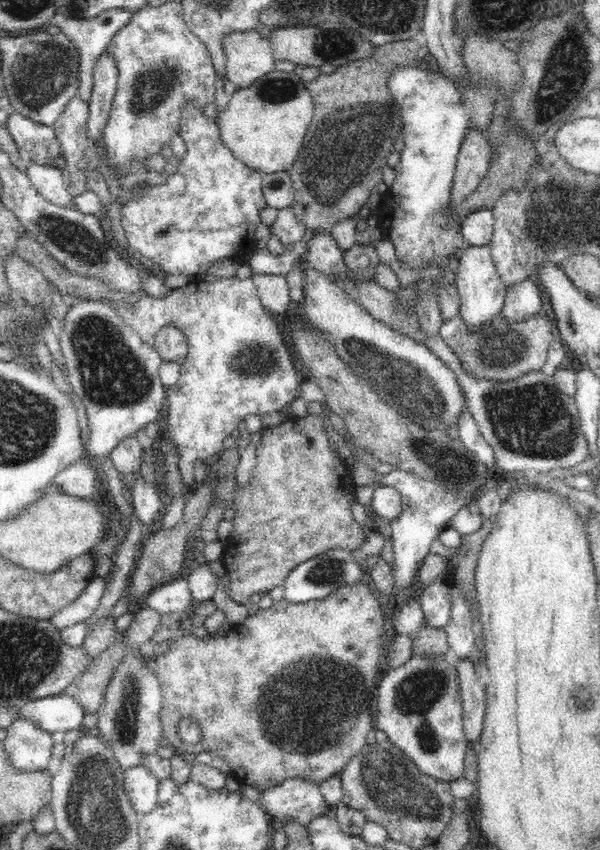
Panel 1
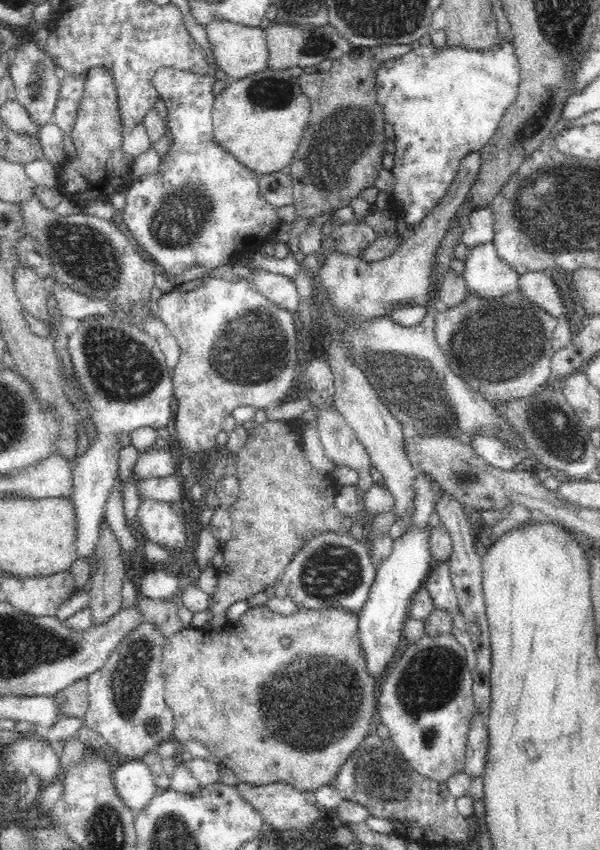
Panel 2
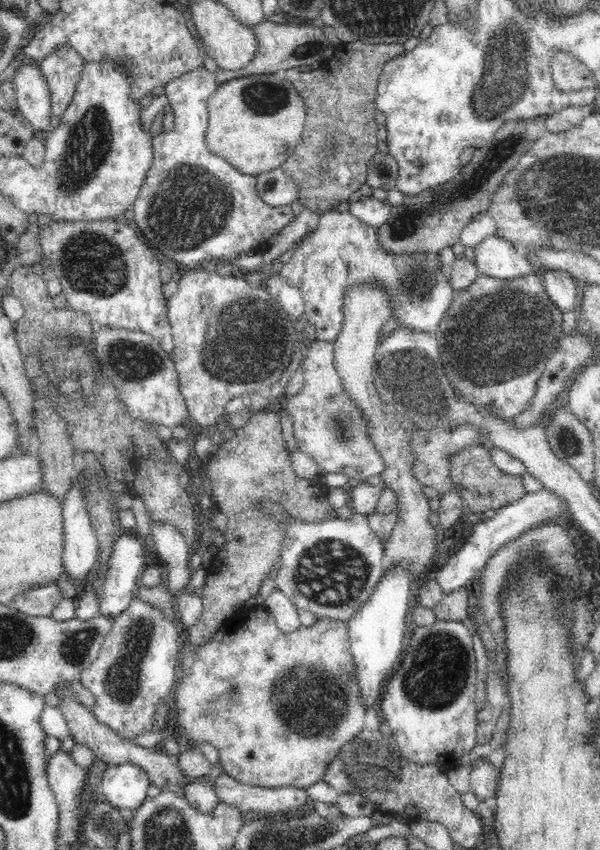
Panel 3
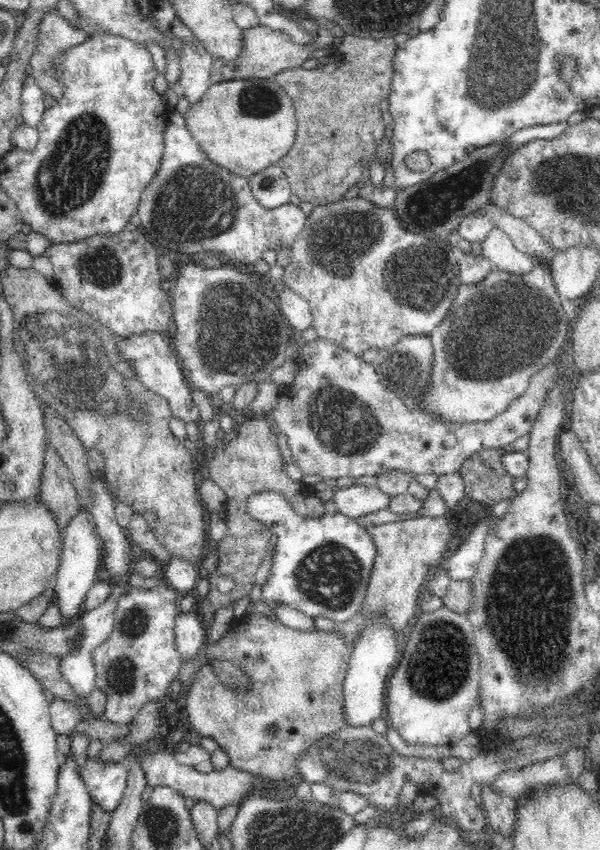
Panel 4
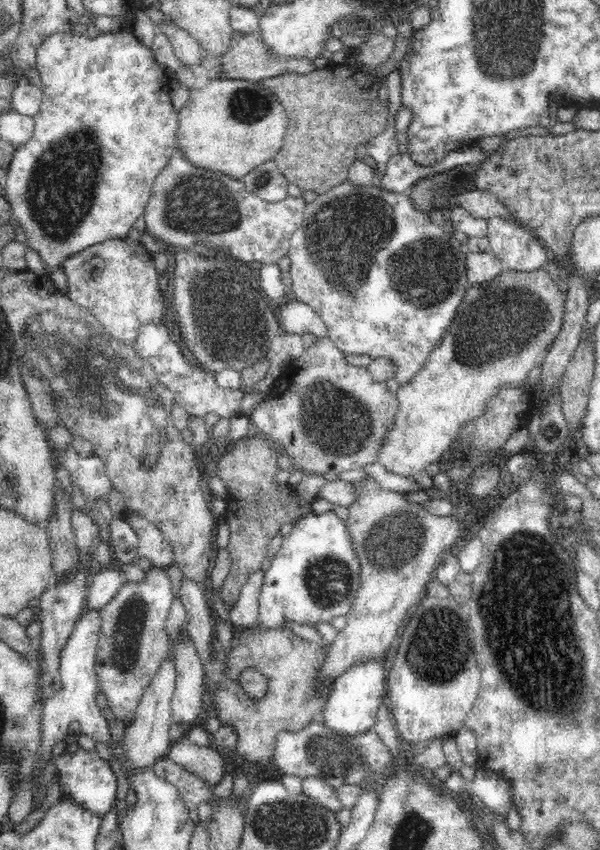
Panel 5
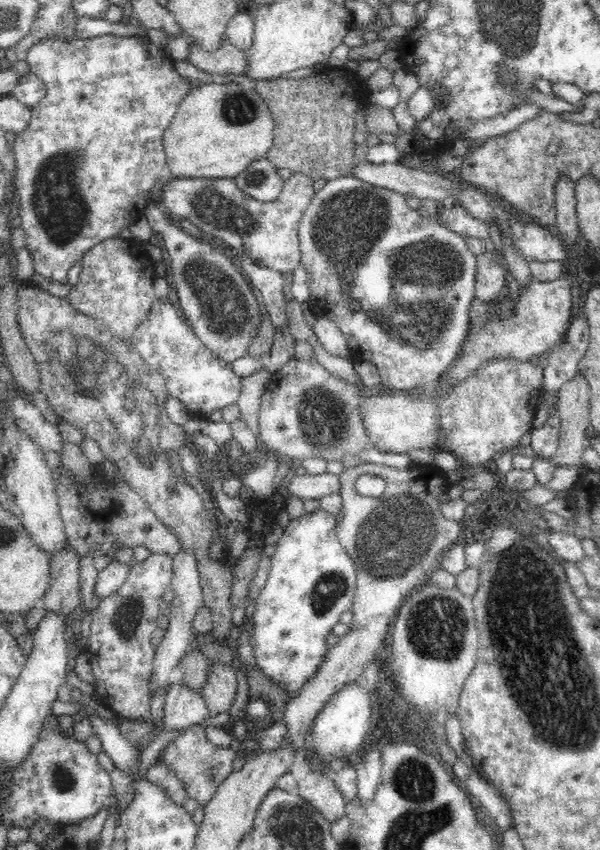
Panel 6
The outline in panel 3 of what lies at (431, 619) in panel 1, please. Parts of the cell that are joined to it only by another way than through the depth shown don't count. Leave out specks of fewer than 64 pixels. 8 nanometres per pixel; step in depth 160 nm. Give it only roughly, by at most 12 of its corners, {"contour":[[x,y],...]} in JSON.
{"contour":[[547,488],[471,519],[434,577],[444,595],[472,587],[493,552],[540,520],[571,513]]}

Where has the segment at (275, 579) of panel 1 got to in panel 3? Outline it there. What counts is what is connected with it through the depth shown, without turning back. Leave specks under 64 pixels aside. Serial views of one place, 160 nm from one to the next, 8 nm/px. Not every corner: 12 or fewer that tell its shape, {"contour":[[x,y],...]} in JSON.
{"contour":[[279,408],[208,457],[227,517],[185,637],[206,644],[280,563],[284,528],[256,507],[326,522],[336,509],[290,463]]}

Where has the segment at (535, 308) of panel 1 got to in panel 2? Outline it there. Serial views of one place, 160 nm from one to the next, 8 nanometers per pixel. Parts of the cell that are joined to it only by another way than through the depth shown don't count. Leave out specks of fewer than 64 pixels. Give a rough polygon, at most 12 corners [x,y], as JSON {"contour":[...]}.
{"contour":[[546,271],[521,274],[519,292],[550,316],[566,312]]}

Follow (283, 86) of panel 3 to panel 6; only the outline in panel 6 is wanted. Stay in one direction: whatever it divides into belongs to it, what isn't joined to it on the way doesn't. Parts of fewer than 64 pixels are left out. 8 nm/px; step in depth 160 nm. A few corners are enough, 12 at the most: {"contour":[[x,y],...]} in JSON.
{"contour":[[200,83],[164,132],[172,176],[234,179],[273,146],[252,84]]}

